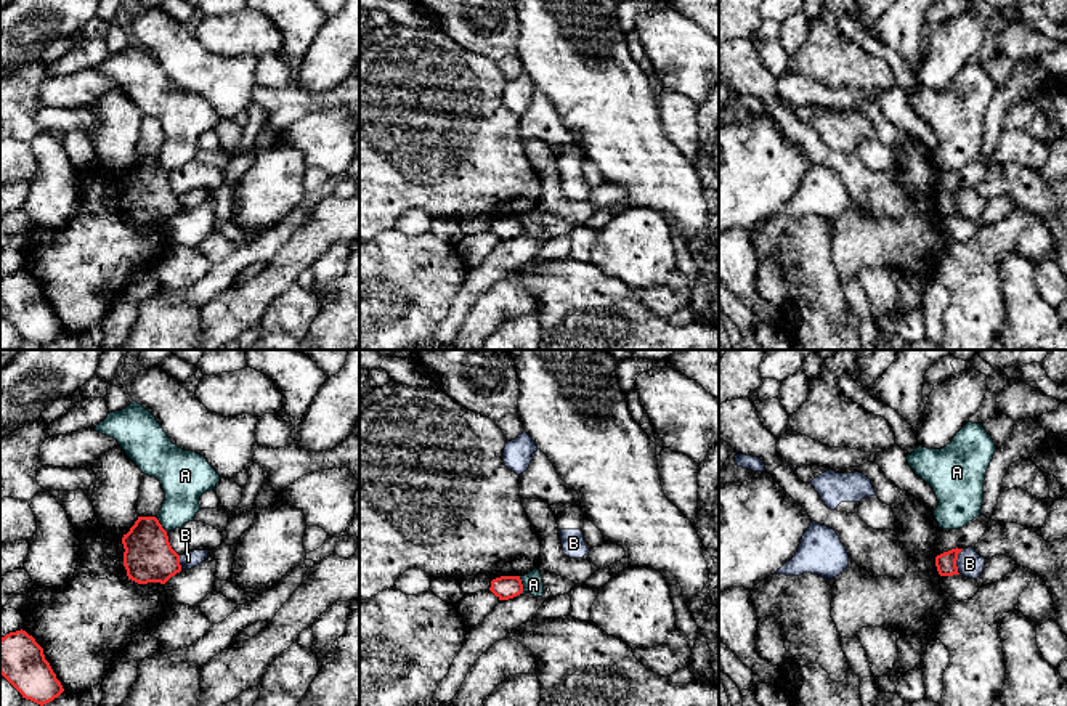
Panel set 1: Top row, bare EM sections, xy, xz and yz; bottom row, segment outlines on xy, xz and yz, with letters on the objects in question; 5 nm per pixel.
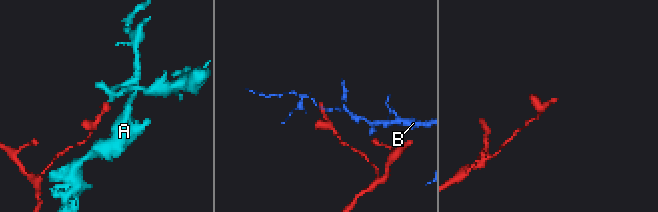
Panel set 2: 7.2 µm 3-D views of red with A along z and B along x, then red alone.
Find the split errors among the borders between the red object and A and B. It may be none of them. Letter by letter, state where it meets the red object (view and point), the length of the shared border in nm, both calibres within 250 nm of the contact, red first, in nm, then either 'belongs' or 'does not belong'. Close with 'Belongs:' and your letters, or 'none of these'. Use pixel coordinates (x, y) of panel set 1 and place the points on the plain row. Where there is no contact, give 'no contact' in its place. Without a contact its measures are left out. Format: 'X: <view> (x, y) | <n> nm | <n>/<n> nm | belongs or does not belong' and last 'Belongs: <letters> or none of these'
A: xy (161, 166) | 100 nm | 240/220 nm | does not belong
B: yz (955, 202) | 130 nm | 100/130 nm | does not belong
Belongs: none of these

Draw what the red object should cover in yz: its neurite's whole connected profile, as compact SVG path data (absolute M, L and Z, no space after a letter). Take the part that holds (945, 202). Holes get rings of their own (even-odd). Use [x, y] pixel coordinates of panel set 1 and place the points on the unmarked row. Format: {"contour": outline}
{"contour": "M951 189L948 193L943 193L940 196L935 197L935 207L940 217L953 217L953 215L959 215L958 213L958 207L956 207L956 201L958 201L958 194L963 189Z"}

